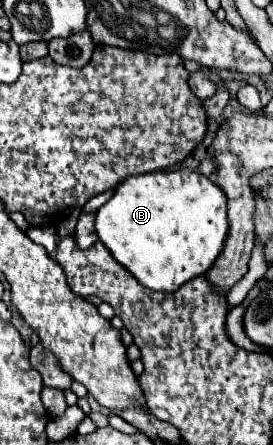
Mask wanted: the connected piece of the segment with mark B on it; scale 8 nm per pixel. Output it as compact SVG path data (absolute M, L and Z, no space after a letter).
M186 169L186 181L180 171L142 173L140 177L128 177L128 181L122 181L114 189L110 201L106 201L96 211L94 229L104 247L112 253L112 257L124 269L128 269L140 285L152 291L170 293L176 291L182 283L206 273L222 251L228 233L226 195L208 177L198 175L190 169Z

